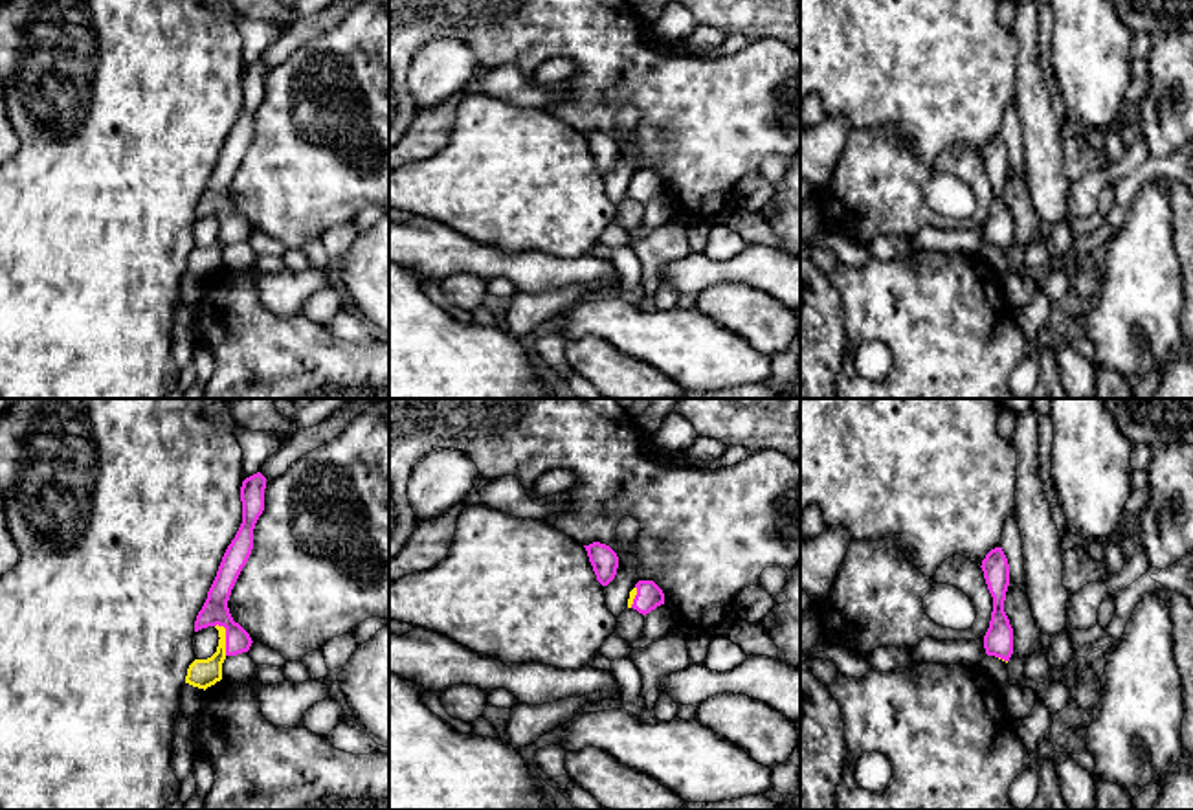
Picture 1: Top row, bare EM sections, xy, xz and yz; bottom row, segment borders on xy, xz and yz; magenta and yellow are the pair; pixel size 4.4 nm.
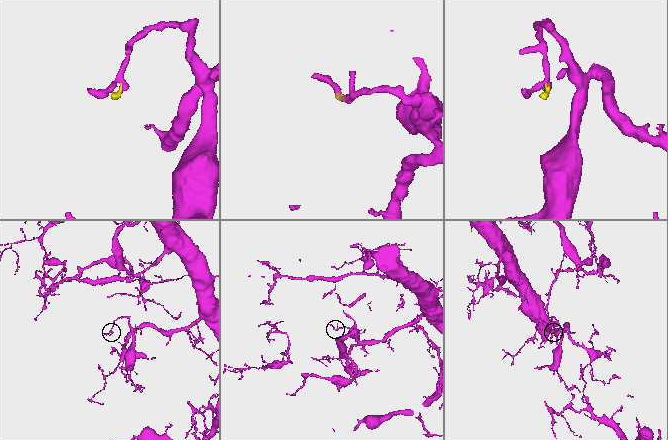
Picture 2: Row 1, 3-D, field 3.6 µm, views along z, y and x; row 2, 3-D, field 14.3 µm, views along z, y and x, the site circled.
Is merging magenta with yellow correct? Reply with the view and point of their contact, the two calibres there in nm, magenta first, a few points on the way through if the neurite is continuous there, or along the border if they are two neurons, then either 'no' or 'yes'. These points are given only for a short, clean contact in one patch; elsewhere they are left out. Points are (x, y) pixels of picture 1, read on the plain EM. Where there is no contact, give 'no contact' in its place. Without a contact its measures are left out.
meets magenta in xy at (226, 226); 120 nm thick on the magenta side, 130 nm on the other; runs through xy (215, 199), (226, 215), (226, 226), (226, 236), (202, 261); yes

